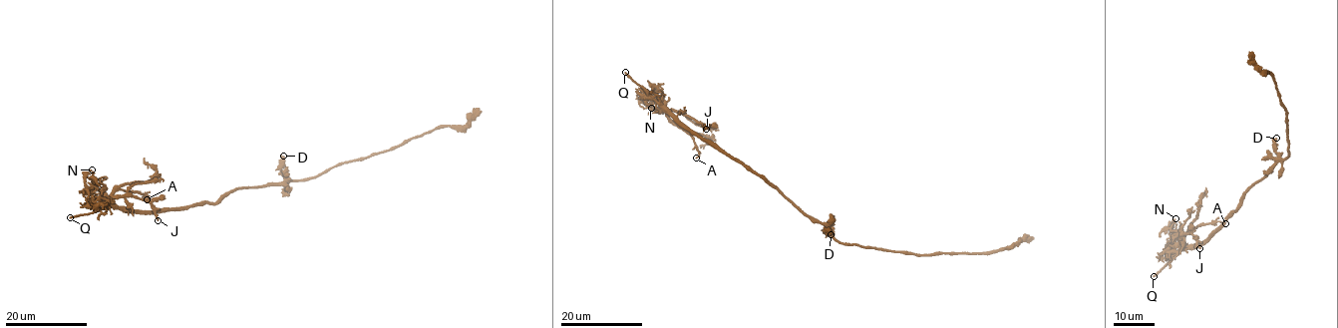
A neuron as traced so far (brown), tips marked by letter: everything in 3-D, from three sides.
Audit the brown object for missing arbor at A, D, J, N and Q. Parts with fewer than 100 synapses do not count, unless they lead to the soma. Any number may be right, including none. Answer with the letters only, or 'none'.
Q

